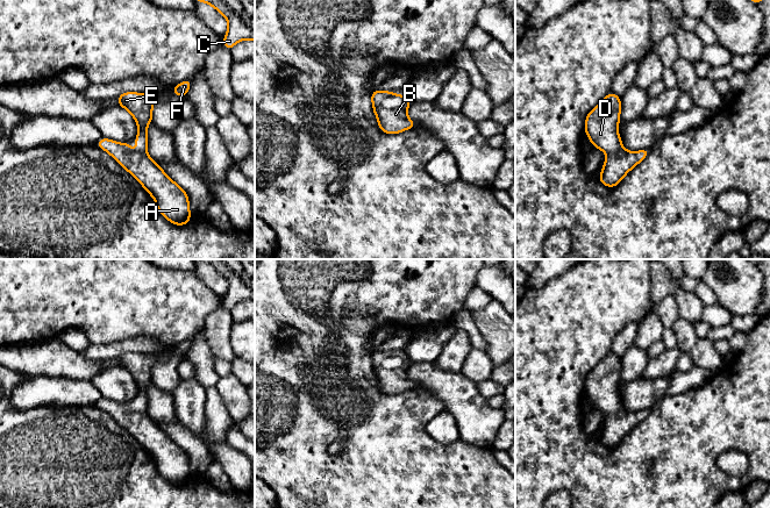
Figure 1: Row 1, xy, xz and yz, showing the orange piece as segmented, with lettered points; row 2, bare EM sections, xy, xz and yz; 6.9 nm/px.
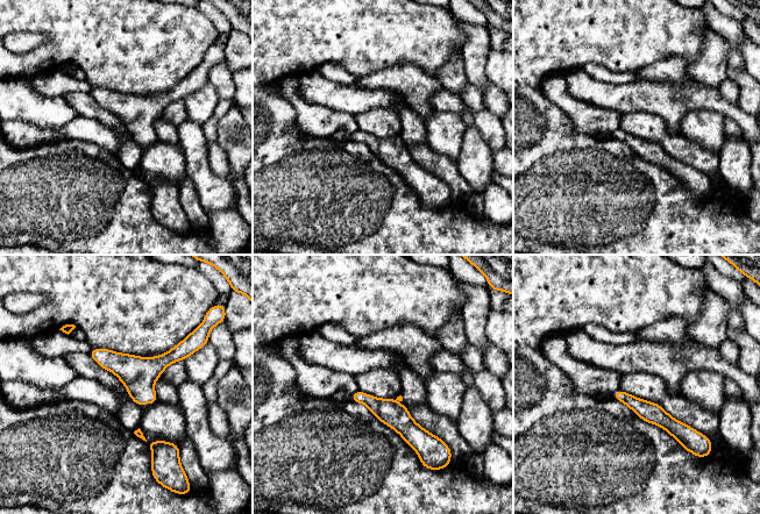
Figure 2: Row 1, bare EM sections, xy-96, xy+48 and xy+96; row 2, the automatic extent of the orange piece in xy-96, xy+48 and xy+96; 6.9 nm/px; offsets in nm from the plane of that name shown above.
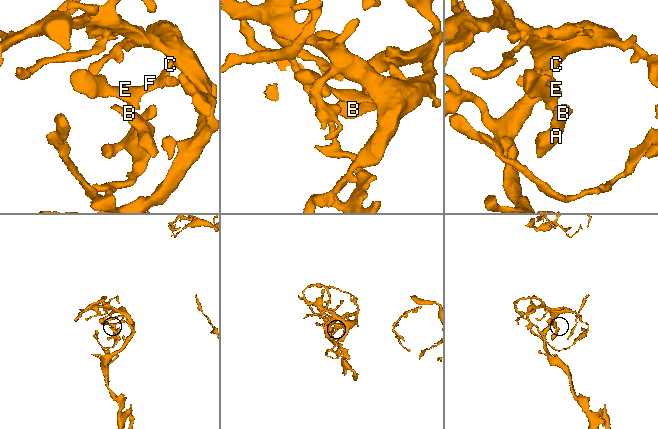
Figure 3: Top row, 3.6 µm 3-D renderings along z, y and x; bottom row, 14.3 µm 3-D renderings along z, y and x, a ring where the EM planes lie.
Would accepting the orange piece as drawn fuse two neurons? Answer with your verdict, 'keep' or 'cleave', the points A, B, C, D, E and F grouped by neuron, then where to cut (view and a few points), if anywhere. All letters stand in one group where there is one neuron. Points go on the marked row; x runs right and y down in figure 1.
keep; groups A B C D E F; cut none

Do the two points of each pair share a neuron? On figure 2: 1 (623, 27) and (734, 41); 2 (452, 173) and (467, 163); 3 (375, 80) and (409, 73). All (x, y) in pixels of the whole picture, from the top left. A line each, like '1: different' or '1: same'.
1: different
2: different
3: same

